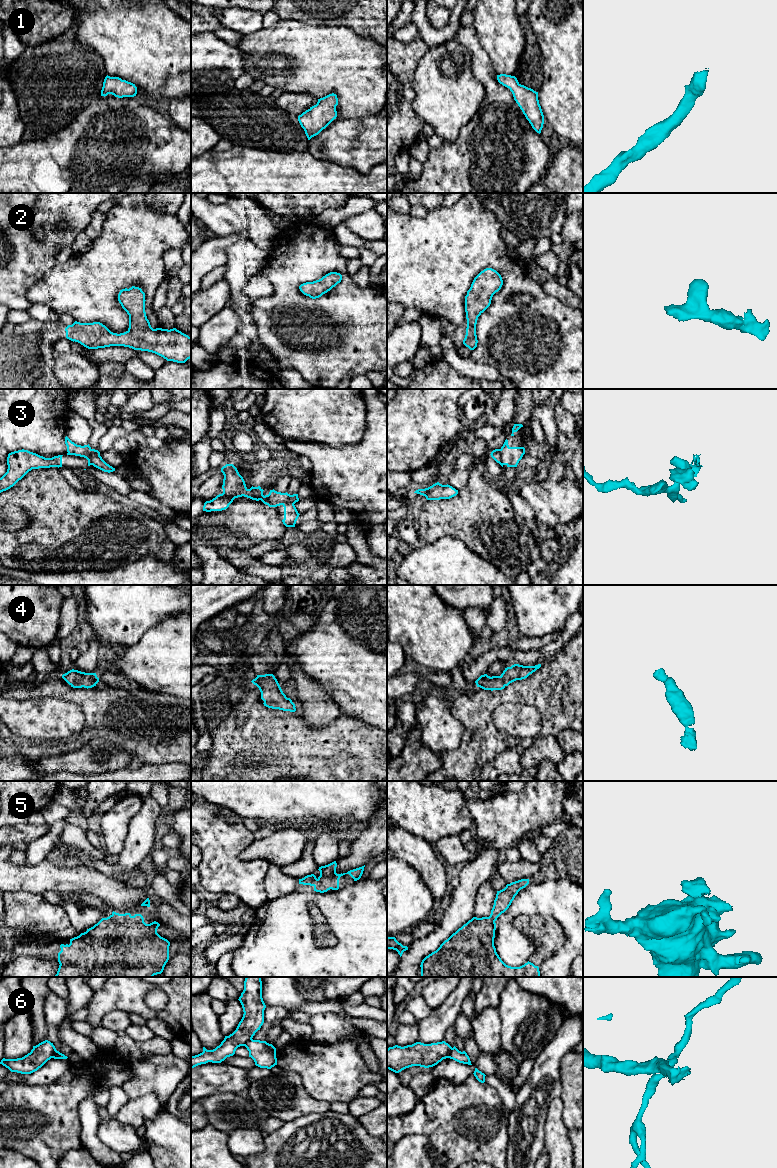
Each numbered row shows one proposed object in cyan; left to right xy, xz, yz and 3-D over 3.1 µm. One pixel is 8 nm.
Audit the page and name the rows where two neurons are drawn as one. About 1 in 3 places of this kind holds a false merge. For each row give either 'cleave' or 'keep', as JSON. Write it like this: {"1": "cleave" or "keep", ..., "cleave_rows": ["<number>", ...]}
{"1": "keep", "2": "keep", "3": "cleave", "4": "keep", "5": "keep", "6": "cleave", "cleave_rows": ["3", "6"]}

